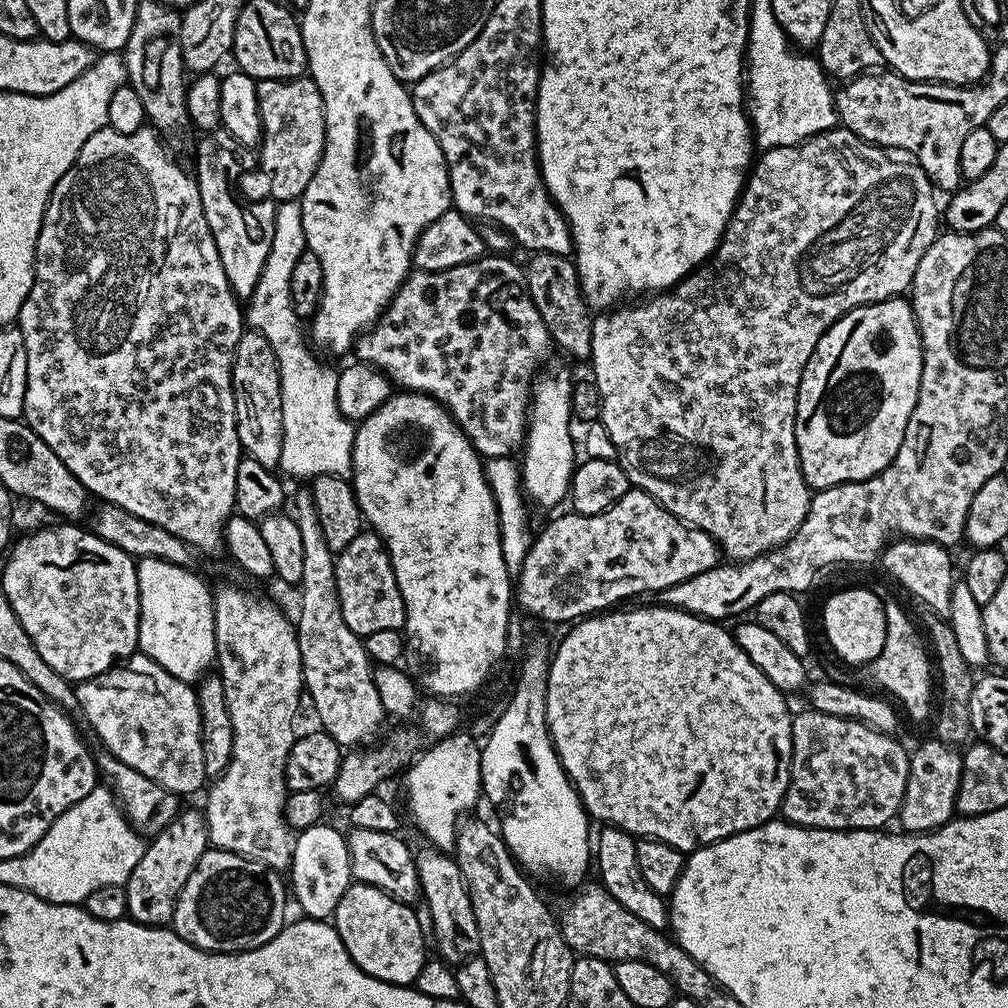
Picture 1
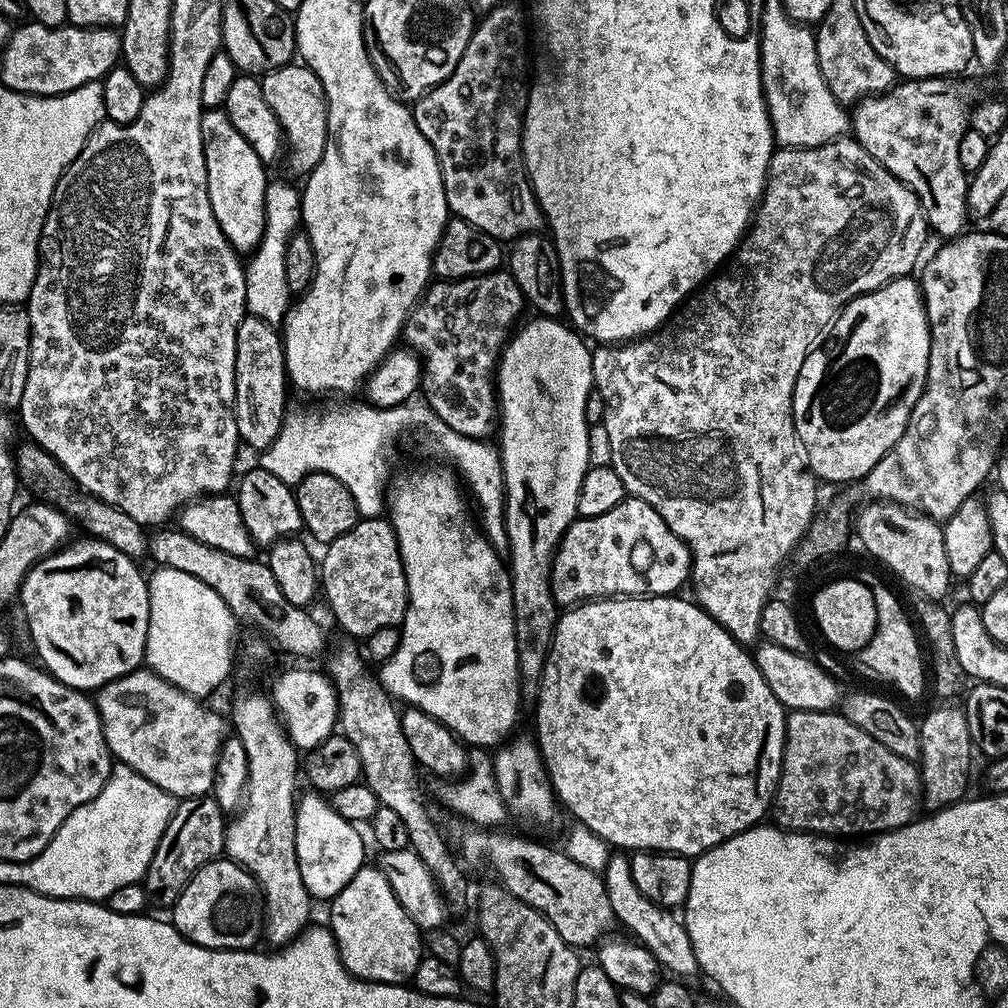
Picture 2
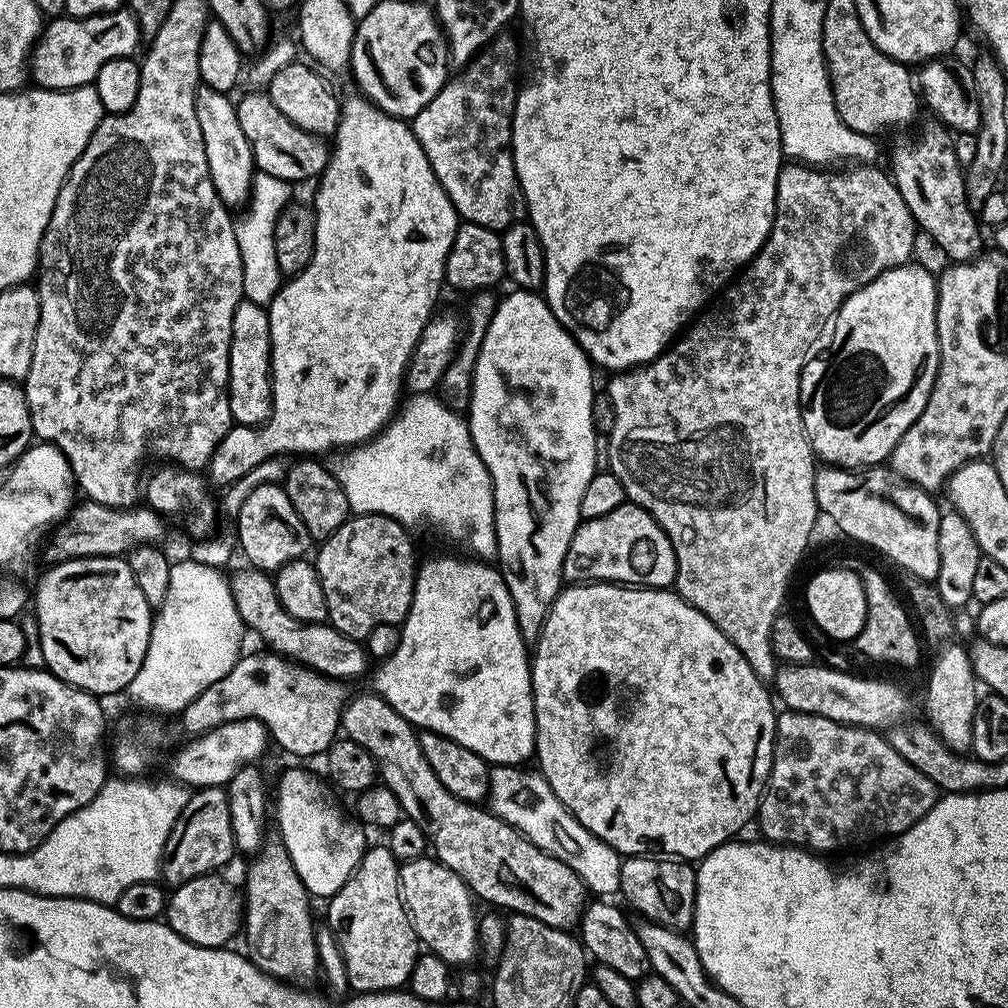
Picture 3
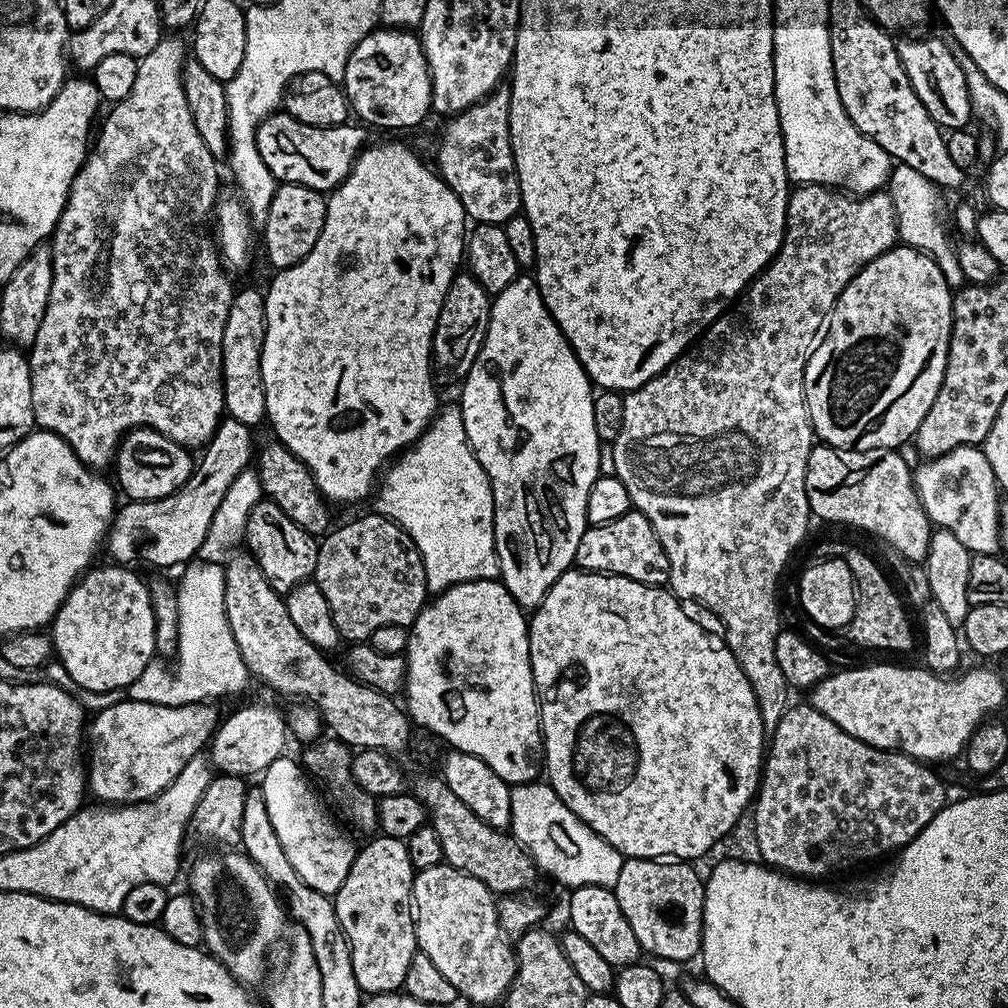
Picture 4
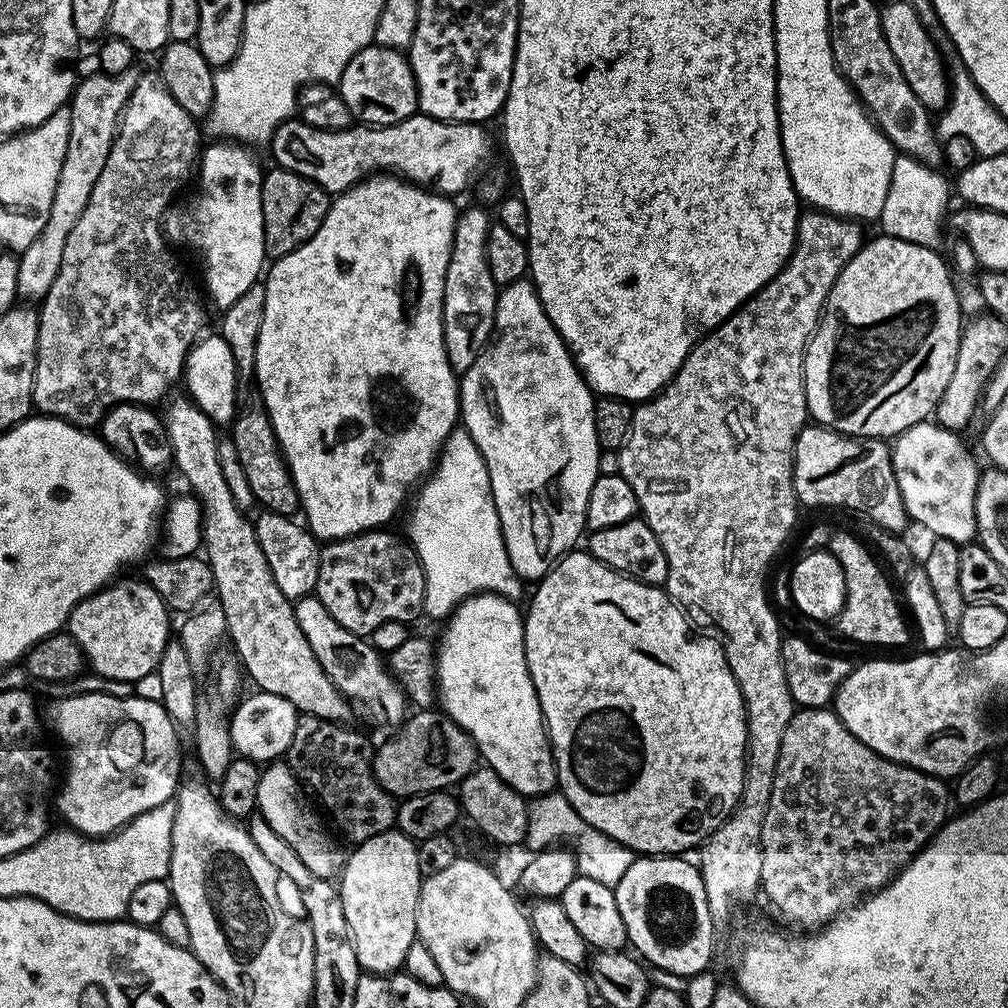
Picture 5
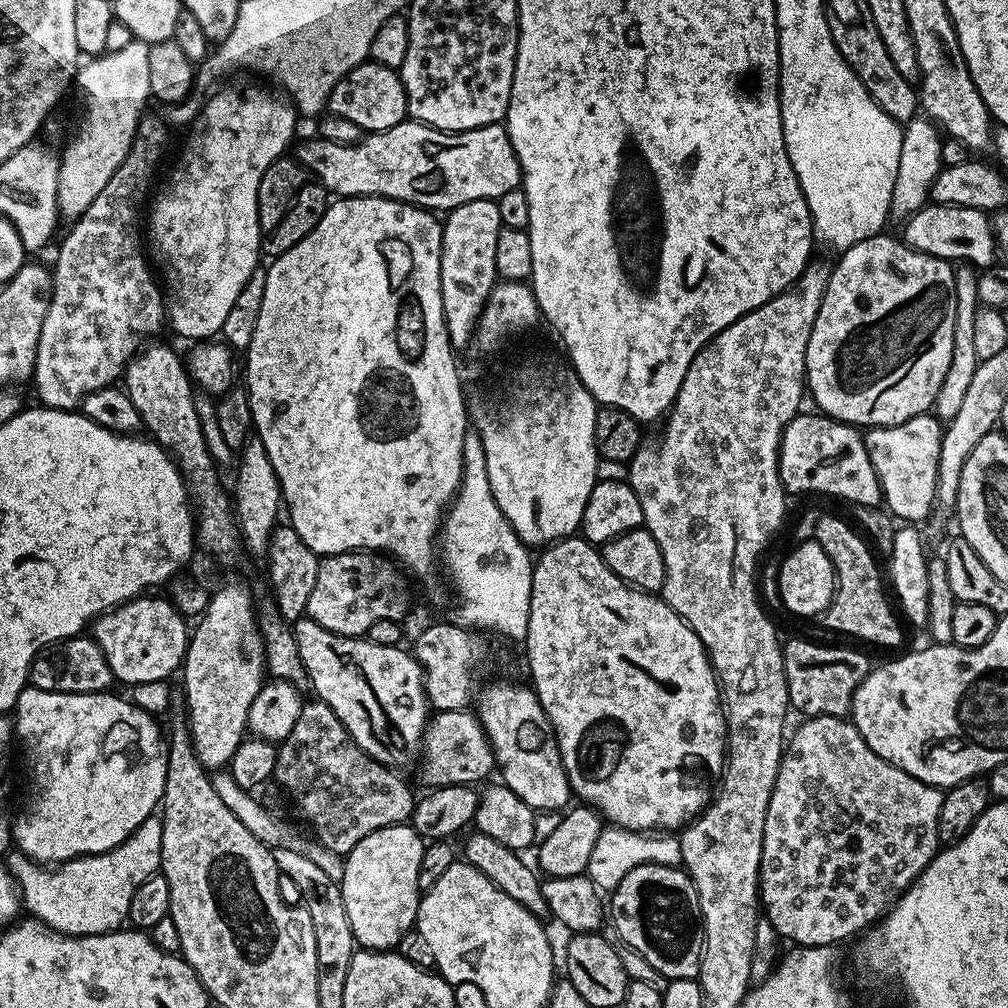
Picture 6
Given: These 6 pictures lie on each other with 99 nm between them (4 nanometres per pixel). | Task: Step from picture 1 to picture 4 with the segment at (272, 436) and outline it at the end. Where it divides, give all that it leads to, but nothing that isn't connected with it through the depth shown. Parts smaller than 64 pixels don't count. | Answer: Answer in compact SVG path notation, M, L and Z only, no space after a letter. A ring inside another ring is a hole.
M256 288L233 291L230 310L226 314L226 330L222 330L220 379L224 382L224 410L237 420L237 425L264 424L266 390L262 386L262 342L266 338L266 306L264 292Z

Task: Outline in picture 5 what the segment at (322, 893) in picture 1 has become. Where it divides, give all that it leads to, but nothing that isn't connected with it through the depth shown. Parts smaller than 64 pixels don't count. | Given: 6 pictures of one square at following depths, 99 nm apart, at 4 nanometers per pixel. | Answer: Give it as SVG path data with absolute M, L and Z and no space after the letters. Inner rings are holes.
M272 762L261 771L256 795L259 815L263 816L266 822L270 822L274 834L279 834L281 838L286 838L286 842L290 842L294 854L302 858L310 874L323 880L332 880L339 877L346 859L346 852L345 849L340 849L341 841L335 835L332 837L324 829L324 824L320 821L321 813L315 807L312 809L307 799L309 800L309 797L302 791L300 781L288 769L287 763Z

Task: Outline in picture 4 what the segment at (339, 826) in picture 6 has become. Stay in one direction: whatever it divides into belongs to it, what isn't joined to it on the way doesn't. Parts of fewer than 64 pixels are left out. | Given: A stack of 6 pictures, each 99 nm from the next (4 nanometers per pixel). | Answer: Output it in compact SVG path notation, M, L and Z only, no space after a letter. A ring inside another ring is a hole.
M335 738L313 740L305 743L303 748L302 767L314 781L315 787L326 797L327 803L334 809L335 815L349 829L357 828L360 832L373 831L372 833L375 833L380 826L378 810L376 809L378 800L377 797L366 794L366 790L362 790L362 786L358 786L358 782L354 782L354 774L352 773L353 749Z

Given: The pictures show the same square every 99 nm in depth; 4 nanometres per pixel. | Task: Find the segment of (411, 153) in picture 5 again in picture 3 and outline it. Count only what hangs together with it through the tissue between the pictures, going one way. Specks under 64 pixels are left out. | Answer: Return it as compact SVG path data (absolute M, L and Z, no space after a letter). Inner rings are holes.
M252 91L256 92L248 92L241 100L237 99L235 106L238 126L242 126L242 134L246 134L246 142L250 142L250 150L257 169L274 178L282 178L289 182L315 181L324 173L324 167L328 165L329 145L321 137L294 126L294 122L290 122L290 118L286 118L286 114L282 114L282 110L274 106L267 91Z

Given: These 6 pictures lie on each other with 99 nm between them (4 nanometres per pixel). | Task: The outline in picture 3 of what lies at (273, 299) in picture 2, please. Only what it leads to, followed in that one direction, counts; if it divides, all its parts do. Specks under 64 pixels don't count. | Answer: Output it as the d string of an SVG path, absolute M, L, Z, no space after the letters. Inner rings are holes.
M257 171L252 178L252 192L243 209L244 217L235 221L238 254L242 258L242 286L244 299L255 304L268 303L278 294L282 277L278 270L278 258L274 255L274 228L282 210L293 199L293 185L282 178Z

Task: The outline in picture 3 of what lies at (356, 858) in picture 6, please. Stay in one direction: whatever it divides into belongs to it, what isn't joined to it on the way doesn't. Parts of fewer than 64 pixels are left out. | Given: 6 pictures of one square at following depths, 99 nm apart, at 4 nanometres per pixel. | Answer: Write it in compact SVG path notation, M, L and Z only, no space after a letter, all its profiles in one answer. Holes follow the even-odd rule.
M387 846L369 847L364 857L360 859L359 866L352 871L352 877L327 901L326 924L332 929L342 950L342 958L346 962L348 986L353 993L391 992L403 989L414 970L418 941L416 931L412 929L412 921L408 918L408 910L404 907L404 897L400 895L400 866L401 861L394 858L394 854Z

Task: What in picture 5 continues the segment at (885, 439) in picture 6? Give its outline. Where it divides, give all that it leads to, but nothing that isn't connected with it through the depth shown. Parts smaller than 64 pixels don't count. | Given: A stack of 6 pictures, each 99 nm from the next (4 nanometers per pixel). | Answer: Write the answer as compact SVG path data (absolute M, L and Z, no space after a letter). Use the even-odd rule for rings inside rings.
M935 422L915 424L906 429L901 436L895 437L890 444L890 459L892 461L892 476L896 480L896 490L900 494L900 503L908 514L909 521L921 524L933 537L941 540L953 540L956 545L963 546L977 539L976 511L976 481L978 467L976 460L964 449L959 436L953 429L941 428Z

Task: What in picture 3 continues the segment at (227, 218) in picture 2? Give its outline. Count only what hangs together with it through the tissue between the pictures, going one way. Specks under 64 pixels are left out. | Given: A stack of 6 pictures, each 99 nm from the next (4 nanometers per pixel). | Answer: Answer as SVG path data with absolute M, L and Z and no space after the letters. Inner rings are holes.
M201 84L196 89L194 110L198 114L198 126L202 126L206 166L210 166L210 178L214 182L214 190L218 190L218 198L222 198L222 202L232 210L247 205L257 167L250 150L250 142L246 142L246 134L242 134L242 126L238 126L233 97L229 93L214 90L208 84Z

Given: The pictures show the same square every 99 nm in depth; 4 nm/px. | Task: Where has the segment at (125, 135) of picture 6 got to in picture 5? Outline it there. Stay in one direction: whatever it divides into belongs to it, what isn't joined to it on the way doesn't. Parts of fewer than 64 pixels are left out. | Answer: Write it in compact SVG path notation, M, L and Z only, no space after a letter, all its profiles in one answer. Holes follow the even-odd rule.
M129 66L122 72L116 72L113 76L95 74L96 76L88 76L85 80L83 77L77 83L70 97L70 107L68 108L68 113L70 114L70 142L66 146L66 158L62 158L62 170L58 174L58 186L54 186L54 202L50 202L50 218L46 218L46 226L42 226L42 234L38 234L38 238L34 238L34 242L30 242L30 246L26 246L26 250L19 253L18 256L18 288L16 294L21 301L43 301L44 295L50 290L50 286L54 286L54 278L58 278L58 266L62 266L62 250L66 250L66 238L70 238L70 230L74 230L74 225L78 223L78 218L82 218L82 210L86 210L86 202L90 202L90 193L94 191L94 182L98 182L98 174L102 174L102 166L106 166L106 158L110 158L110 146L116 137L116 128L120 124L120 115L138 79L138 72L135 72L134 69L135 67Z

